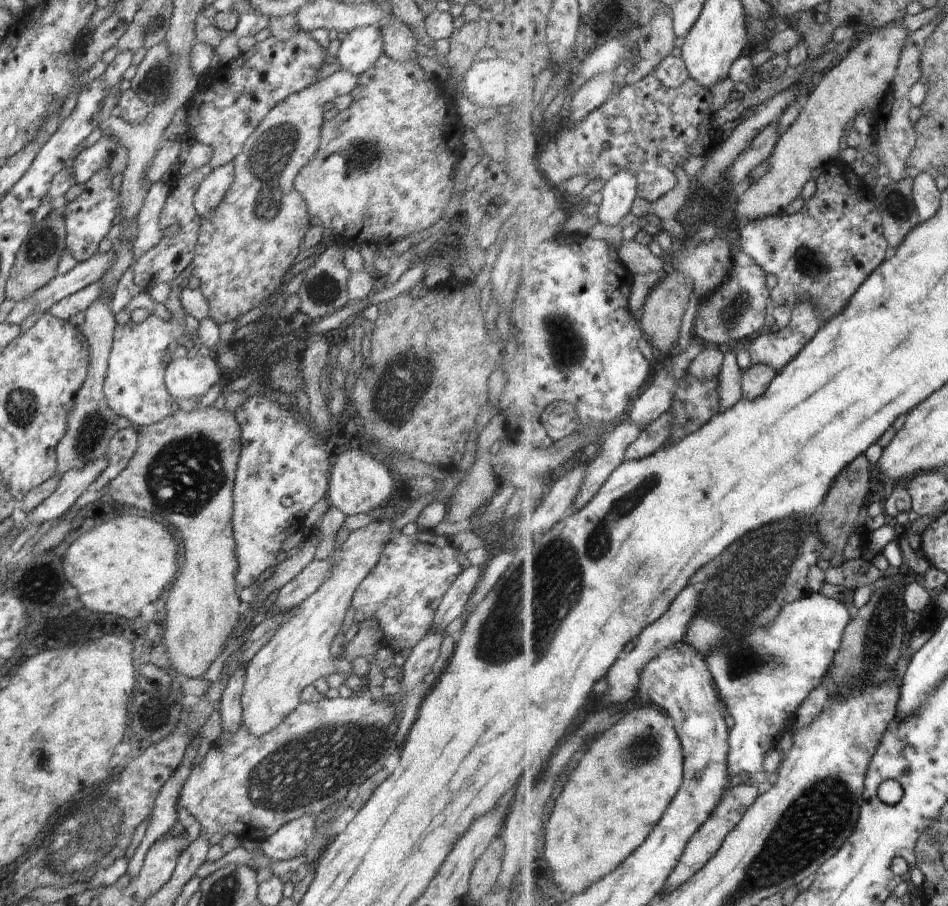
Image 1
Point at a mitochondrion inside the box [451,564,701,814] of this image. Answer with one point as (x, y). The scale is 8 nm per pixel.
(644, 749)

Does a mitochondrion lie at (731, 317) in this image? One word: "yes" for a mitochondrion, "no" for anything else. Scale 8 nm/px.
yes

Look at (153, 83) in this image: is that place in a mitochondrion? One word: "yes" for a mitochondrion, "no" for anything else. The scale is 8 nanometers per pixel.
yes

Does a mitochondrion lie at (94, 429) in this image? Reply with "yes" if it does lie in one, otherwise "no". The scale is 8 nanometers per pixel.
yes

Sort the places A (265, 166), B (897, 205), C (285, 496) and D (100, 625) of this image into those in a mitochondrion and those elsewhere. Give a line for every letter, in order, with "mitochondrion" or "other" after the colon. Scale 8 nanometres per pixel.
A: mitochondrion
B: mitochondrion
C: other
D: other

